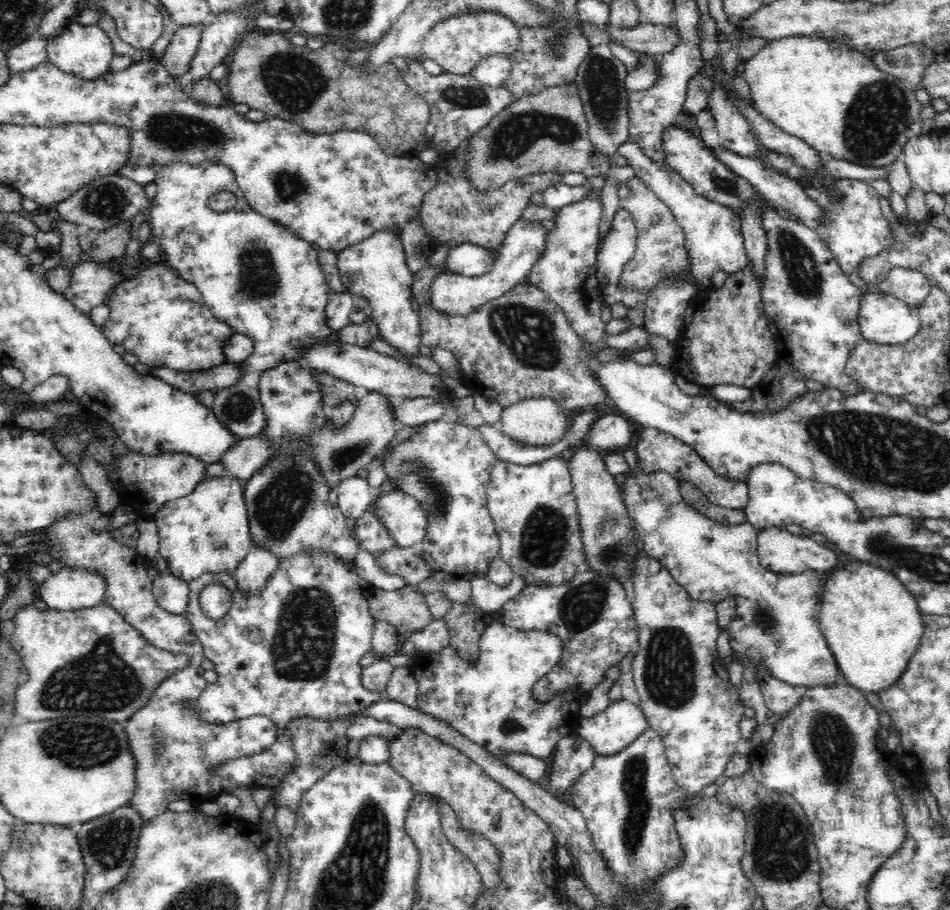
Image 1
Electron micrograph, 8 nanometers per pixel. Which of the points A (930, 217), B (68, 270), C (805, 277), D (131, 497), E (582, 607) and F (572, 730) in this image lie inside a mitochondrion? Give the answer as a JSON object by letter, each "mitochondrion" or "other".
{"A":"other","B":"other","C":"mitochondrion","D":"other","E":"mitochondrion","F":"other"}

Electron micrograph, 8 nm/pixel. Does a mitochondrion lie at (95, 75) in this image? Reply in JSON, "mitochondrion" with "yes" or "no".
{"mitochondrion":"no"}

